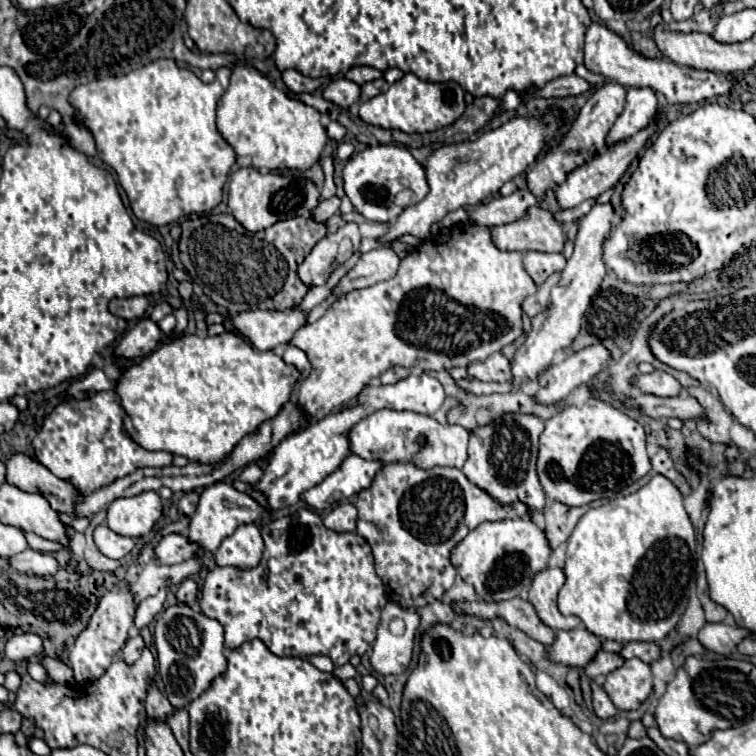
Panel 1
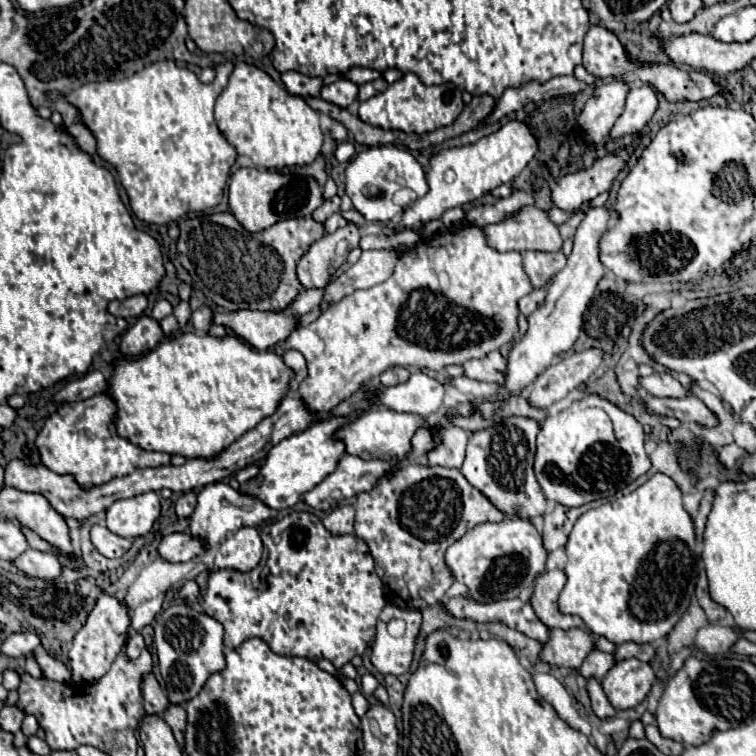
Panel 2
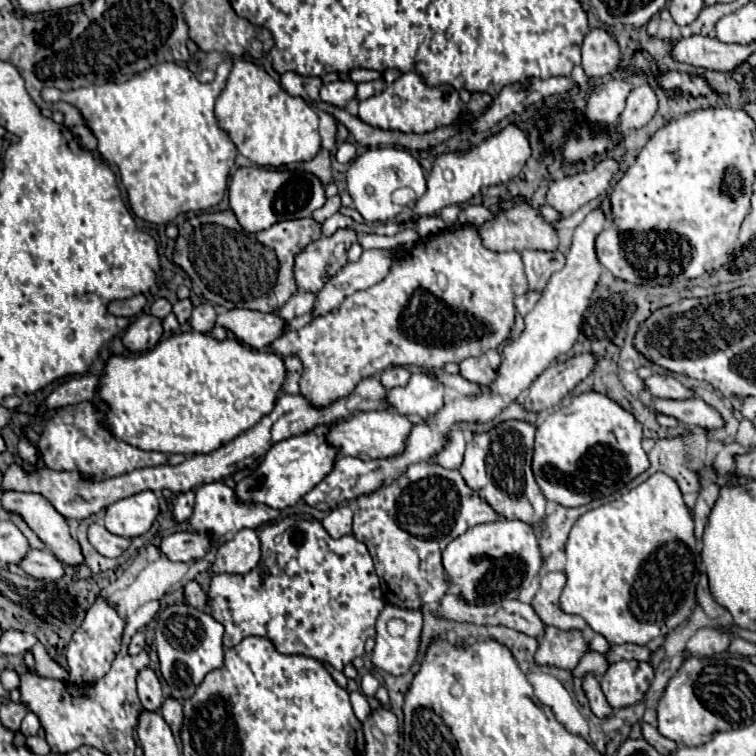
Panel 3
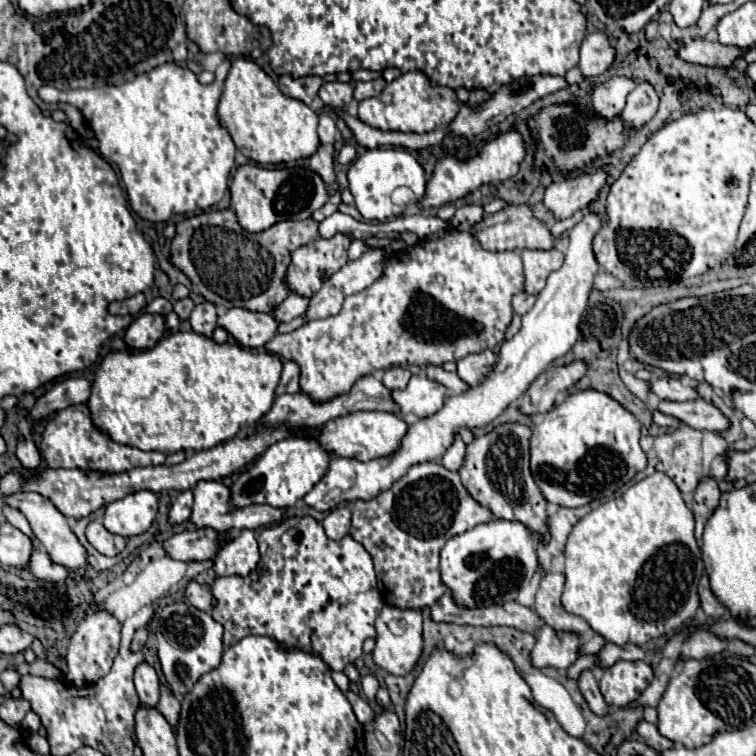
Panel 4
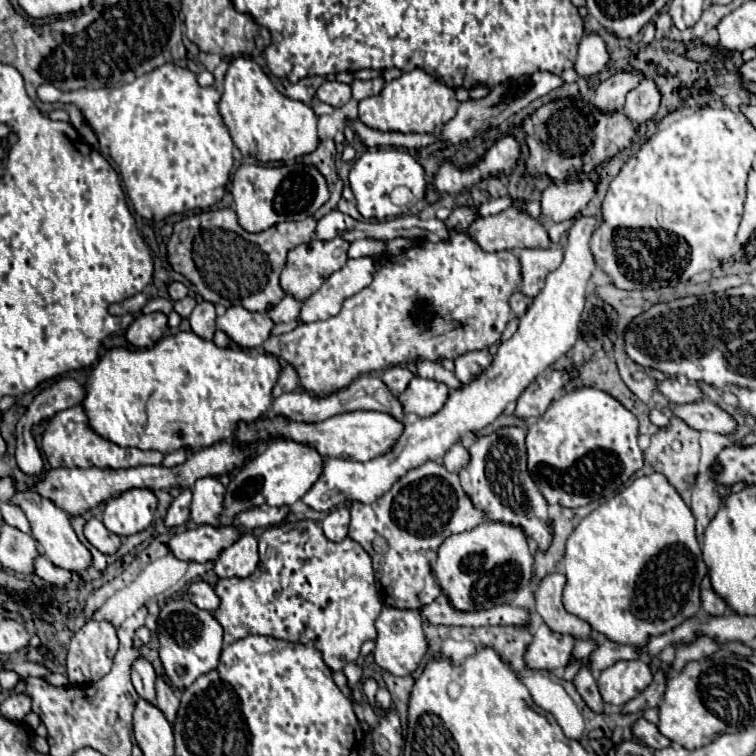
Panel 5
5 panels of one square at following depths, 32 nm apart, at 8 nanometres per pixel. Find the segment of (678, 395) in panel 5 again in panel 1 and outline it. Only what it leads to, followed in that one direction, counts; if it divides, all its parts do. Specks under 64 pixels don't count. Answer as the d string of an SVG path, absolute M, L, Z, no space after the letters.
M654 370L650 374L638 374L632 384L638 390L656 396L676 396L680 392L680 382L662 370Z

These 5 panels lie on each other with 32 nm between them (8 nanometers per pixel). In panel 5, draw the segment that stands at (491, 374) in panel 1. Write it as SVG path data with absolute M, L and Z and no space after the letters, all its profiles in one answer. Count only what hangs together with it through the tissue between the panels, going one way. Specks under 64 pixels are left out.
M488 350L468 352L456 358L454 364L456 364L454 374L458 376L458 380L470 384L472 380L476 380L476 376L480 376L480 372L484 372L484 368L488 368L488 364L492 364L492 354Z

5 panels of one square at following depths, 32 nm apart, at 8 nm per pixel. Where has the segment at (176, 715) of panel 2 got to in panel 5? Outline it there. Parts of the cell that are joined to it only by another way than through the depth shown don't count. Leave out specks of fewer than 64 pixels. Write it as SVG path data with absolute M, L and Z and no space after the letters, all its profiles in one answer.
M162 678L156 680L156 692L158 692L156 706L162 710L162 714L166 716L166 720L168 720L170 724L174 724L176 712L178 712L178 708L180 708L178 696L172 692L172 688L170 688Z

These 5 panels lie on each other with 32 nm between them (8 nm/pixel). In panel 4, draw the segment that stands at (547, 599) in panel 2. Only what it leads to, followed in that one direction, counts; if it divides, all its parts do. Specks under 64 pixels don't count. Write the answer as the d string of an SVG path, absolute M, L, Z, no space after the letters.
M548 572L542 582L540 588L536 592L536 602L534 602L534 610L536 614L544 620L544 624L556 628L558 632L576 632L582 634L588 630L588 624L574 614L568 614L562 604L560 604L560 594L564 588L564 574L560 572Z

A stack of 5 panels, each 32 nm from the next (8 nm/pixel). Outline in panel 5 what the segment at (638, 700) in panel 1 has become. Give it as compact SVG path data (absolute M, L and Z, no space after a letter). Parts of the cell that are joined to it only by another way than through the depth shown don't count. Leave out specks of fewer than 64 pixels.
M620 660L614 666L602 670L598 688L606 704L624 706L634 700L652 682L650 666L644 660Z

